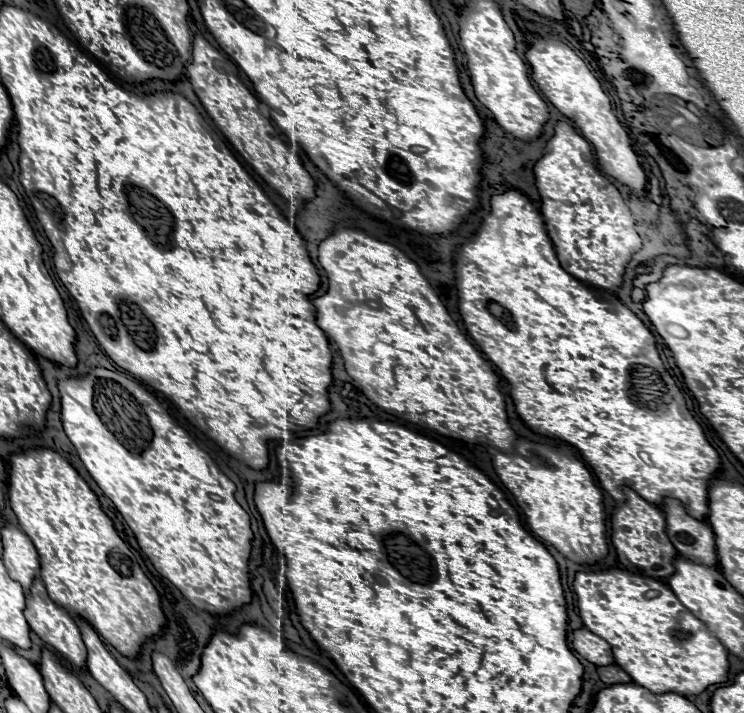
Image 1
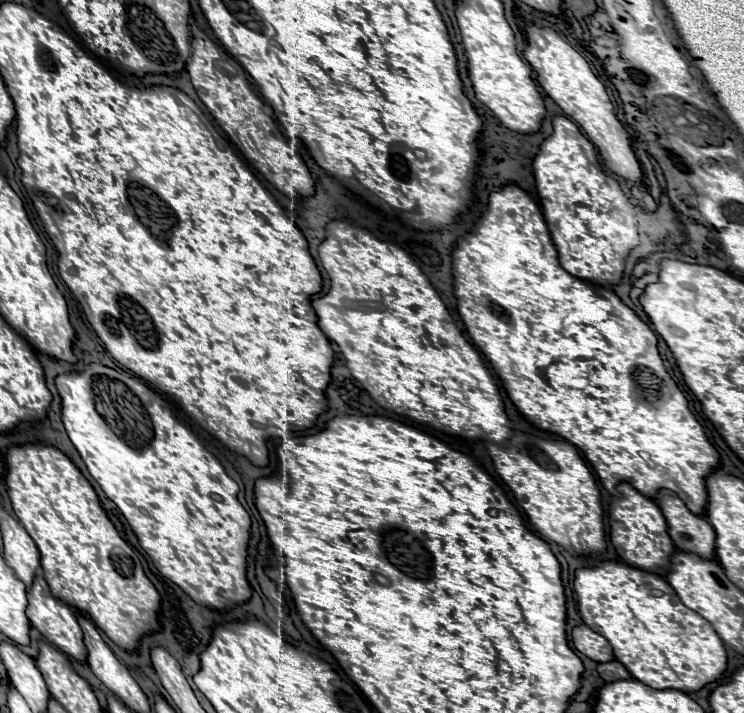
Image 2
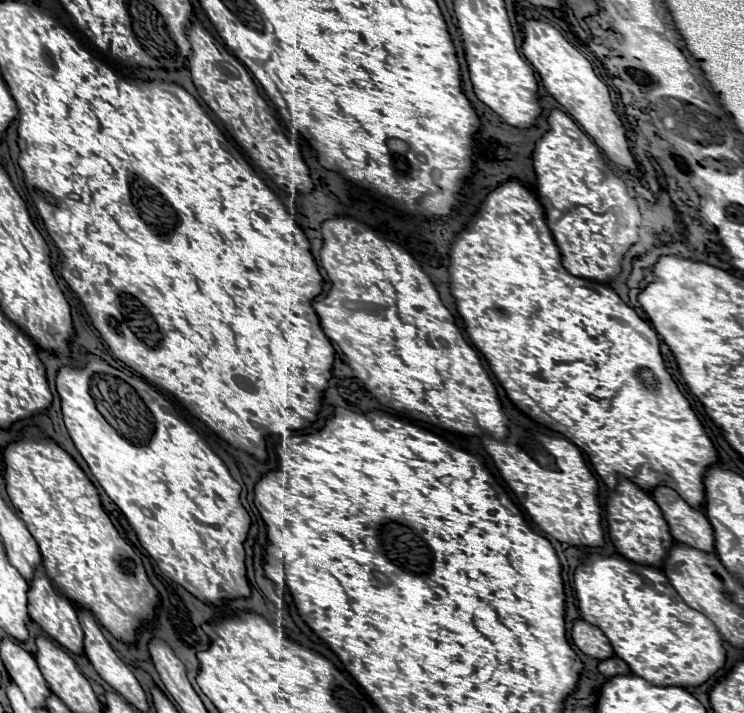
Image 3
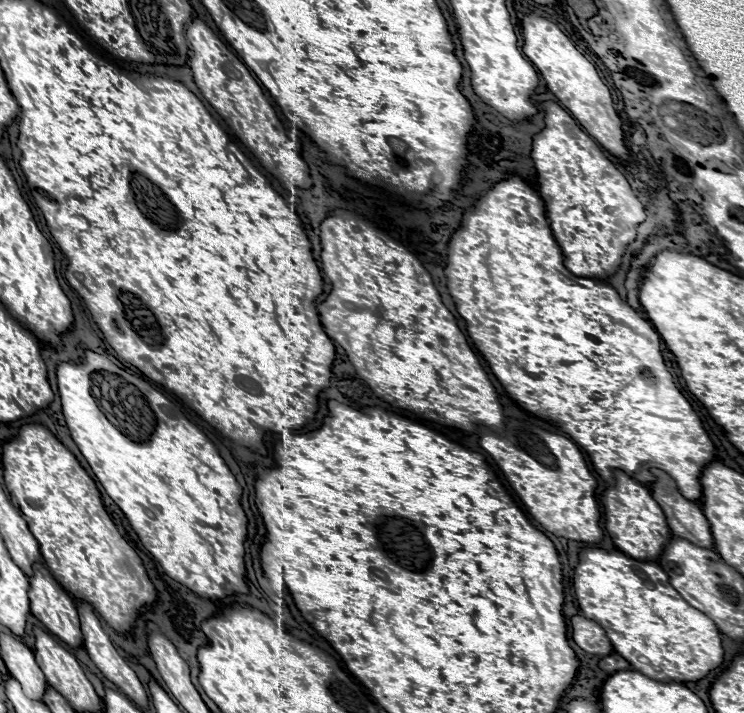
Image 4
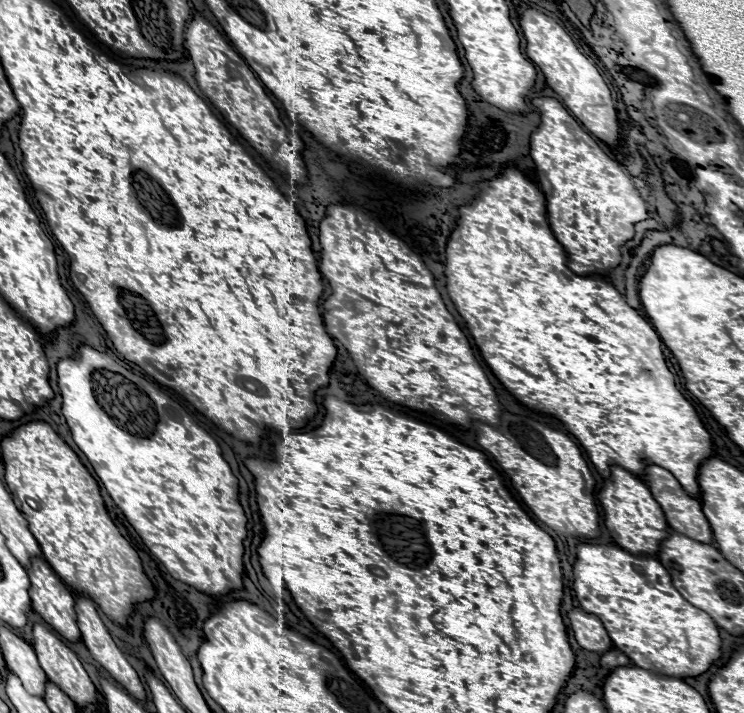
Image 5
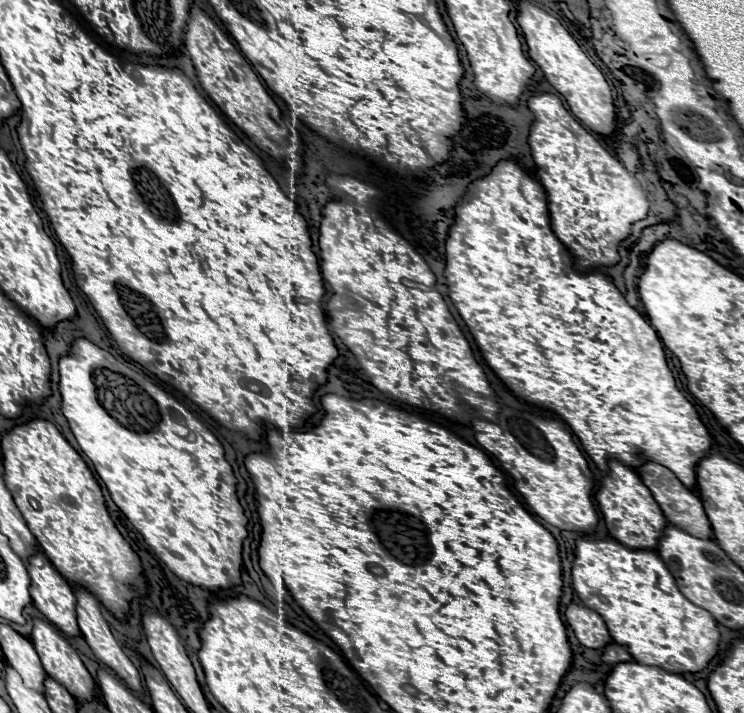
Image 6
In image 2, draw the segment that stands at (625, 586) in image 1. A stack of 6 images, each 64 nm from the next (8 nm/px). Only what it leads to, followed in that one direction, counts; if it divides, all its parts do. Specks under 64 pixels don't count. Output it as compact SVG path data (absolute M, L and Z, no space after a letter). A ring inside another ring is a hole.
M602 562L596 568L576 570L574 592L578 594L578 610L584 624L612 644L618 662L622 662L632 678L640 680L642 684L654 690L672 688L682 692L696 692L706 684L722 678L726 670L726 648L722 640L718 638L718 634L714 634L710 622L694 614L694 610L682 606L670 584L664 582L660 576L618 562Z

